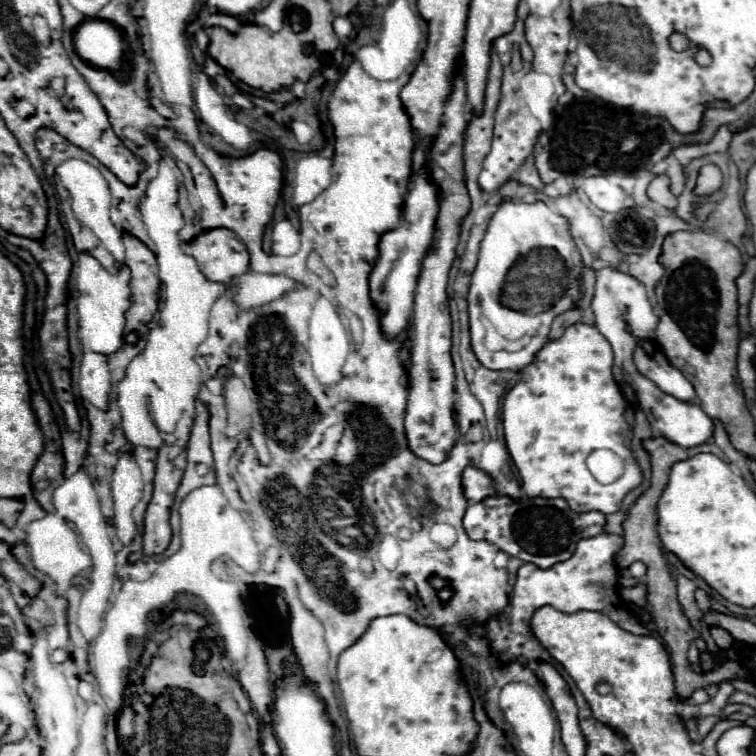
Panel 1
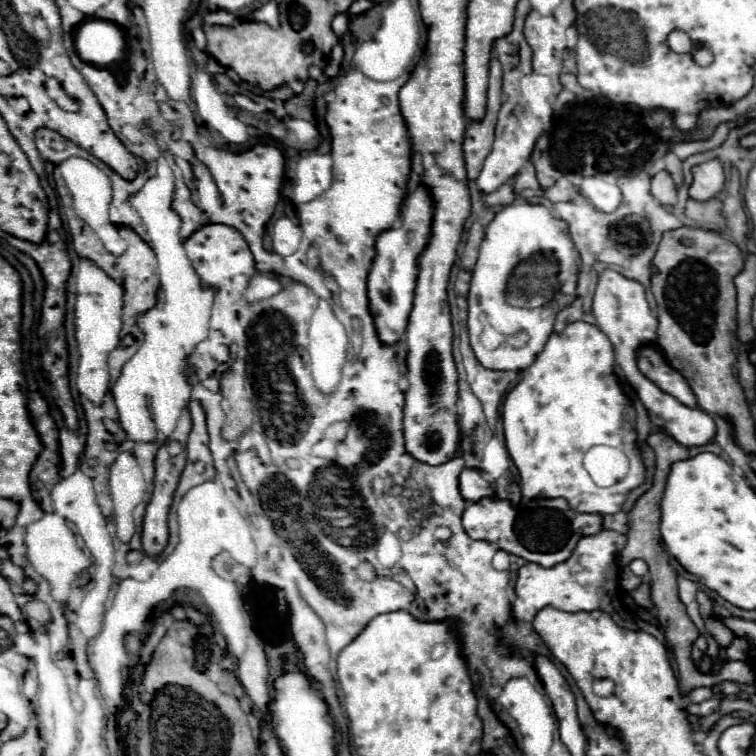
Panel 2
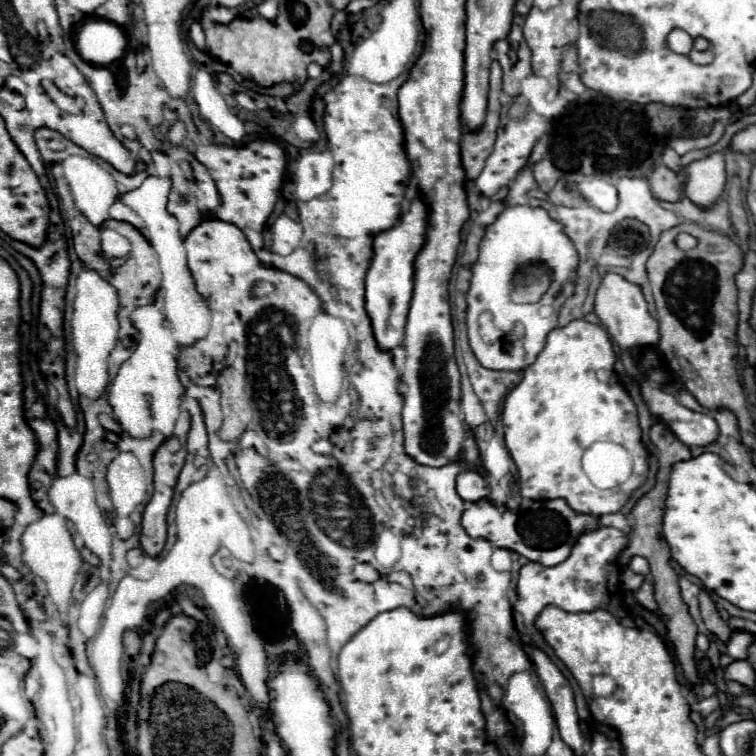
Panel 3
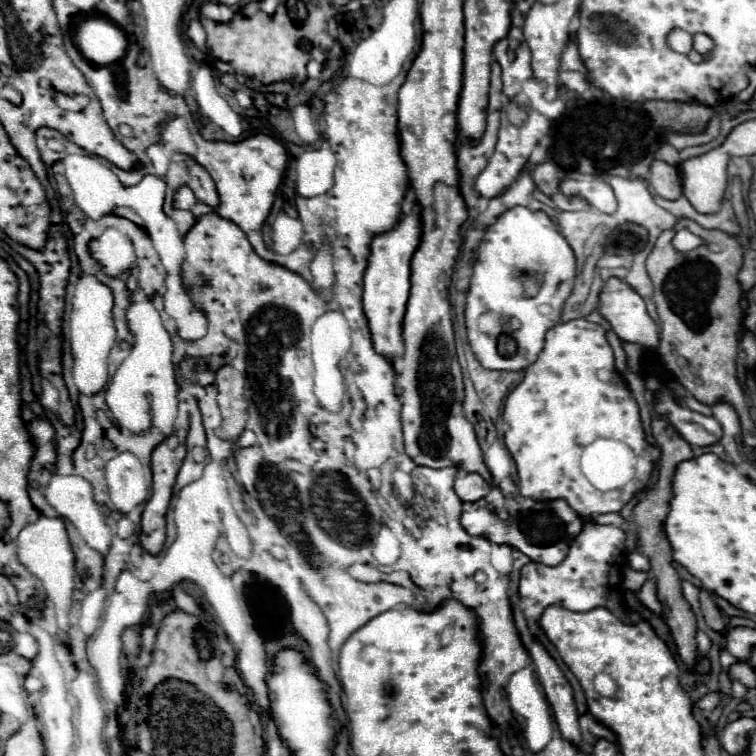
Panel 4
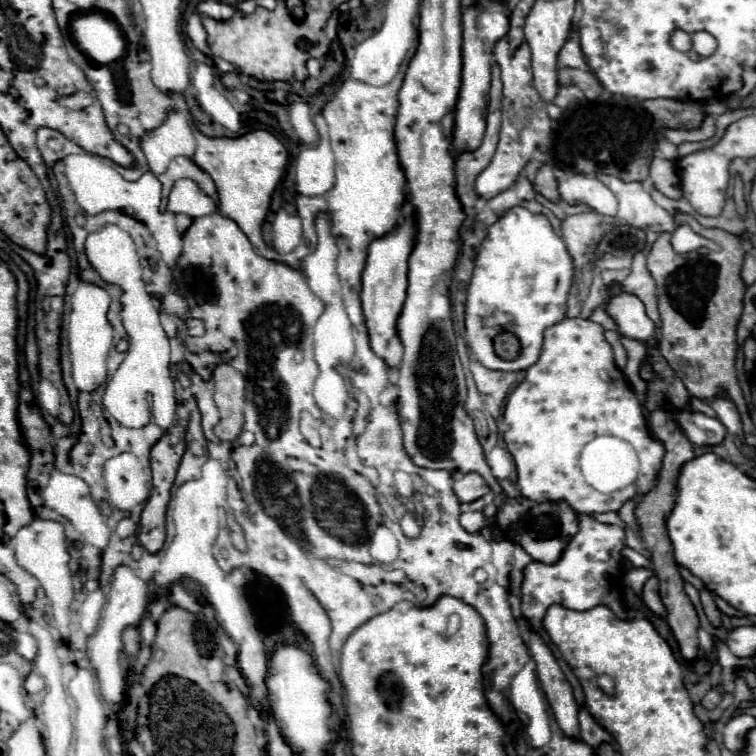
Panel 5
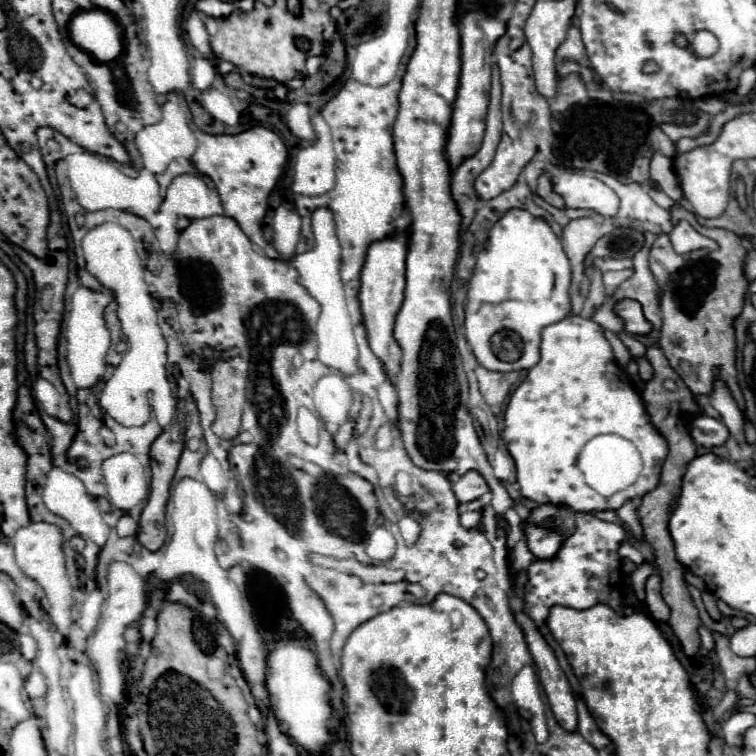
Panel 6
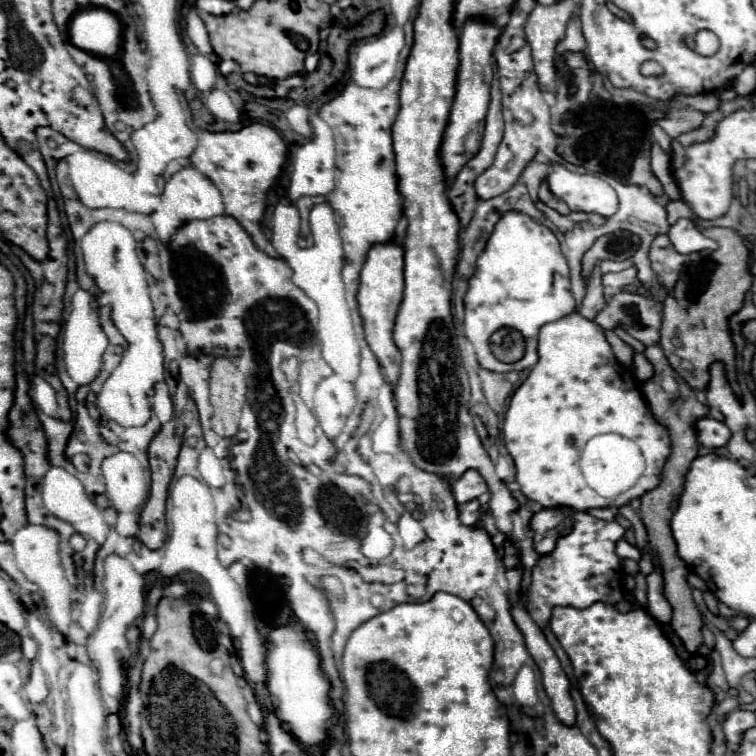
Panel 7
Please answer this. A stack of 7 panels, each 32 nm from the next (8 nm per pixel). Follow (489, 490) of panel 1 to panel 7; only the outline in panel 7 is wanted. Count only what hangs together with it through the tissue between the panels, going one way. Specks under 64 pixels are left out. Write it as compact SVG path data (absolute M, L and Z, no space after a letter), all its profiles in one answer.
M466 470L454 484L452 484L452 494L454 494L454 500L458 504L462 502L470 502L474 498L478 498L480 494L488 492L488 486L486 482L482 480L482 476L476 472L476 470Z

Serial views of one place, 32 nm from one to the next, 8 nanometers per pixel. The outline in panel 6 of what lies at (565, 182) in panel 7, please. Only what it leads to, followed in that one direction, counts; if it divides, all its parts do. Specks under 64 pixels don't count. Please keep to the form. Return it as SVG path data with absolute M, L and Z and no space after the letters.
M558 168L552 176L552 188L564 198L568 208L586 208L602 216L618 212L616 192L588 171L568 172Z

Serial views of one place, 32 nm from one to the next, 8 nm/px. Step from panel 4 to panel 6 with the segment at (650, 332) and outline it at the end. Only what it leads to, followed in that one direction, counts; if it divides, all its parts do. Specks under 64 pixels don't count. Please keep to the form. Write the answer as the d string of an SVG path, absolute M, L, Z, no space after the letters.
M624 300L618 304L618 314L624 318L624 328L630 334L646 334L650 332L650 324L642 316L642 308L638 302Z

